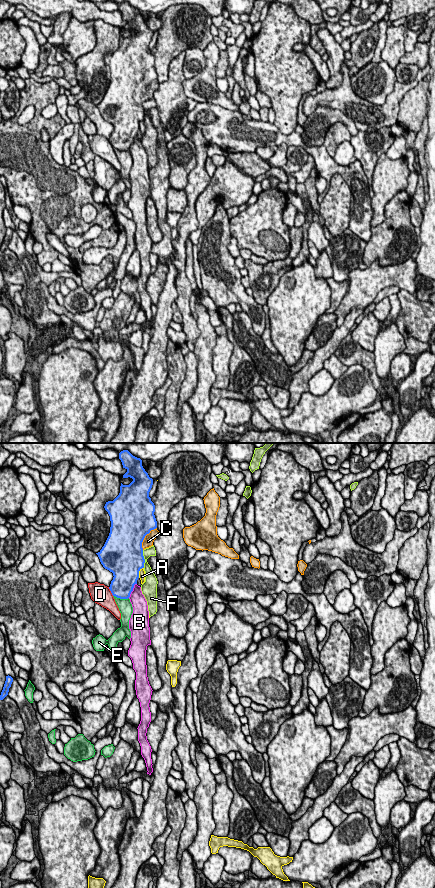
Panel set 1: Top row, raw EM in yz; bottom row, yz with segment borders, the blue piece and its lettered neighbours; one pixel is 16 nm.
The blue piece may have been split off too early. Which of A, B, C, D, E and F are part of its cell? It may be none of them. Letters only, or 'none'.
C

